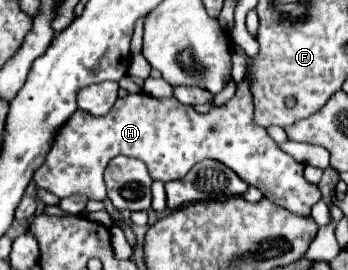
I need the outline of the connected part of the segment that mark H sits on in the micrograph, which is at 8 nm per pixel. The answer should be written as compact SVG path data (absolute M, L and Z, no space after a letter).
M246 78L226 106L212 106L208 114L198 114L176 98L154 98L144 92L118 98L106 116L90 116L76 110L56 132L44 164L34 172L32 180L58 198L86 194L90 200L104 200L107 198L104 170L118 154L142 160L152 180L164 184L184 178L194 164L206 158L218 160L232 168L246 184L258 186L276 206L300 216L308 216L310 208L320 200L318 186L306 182L302 176L304 166L282 152L262 126L254 124L252 94Z

